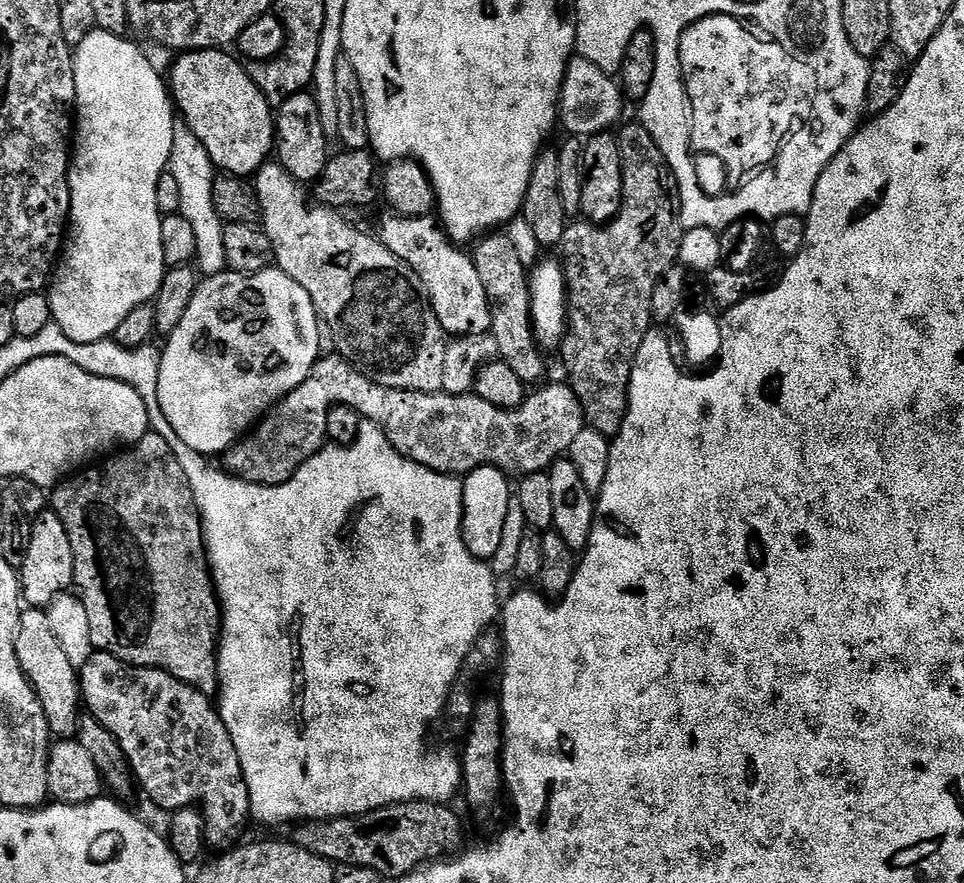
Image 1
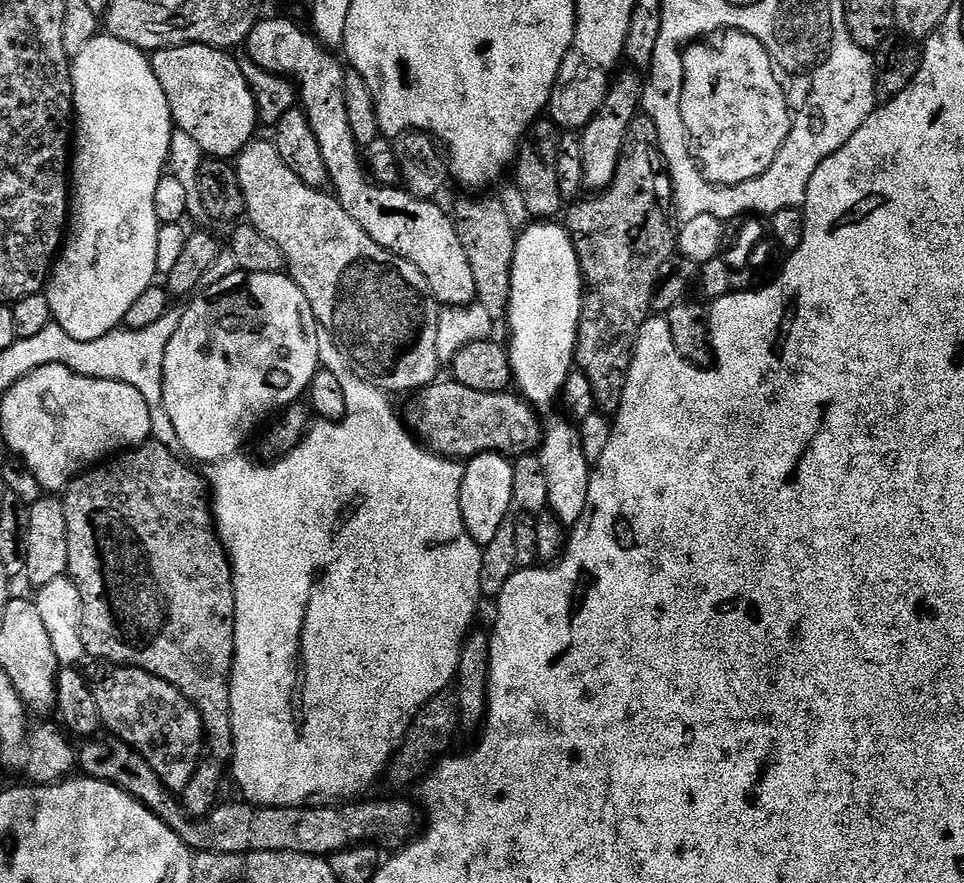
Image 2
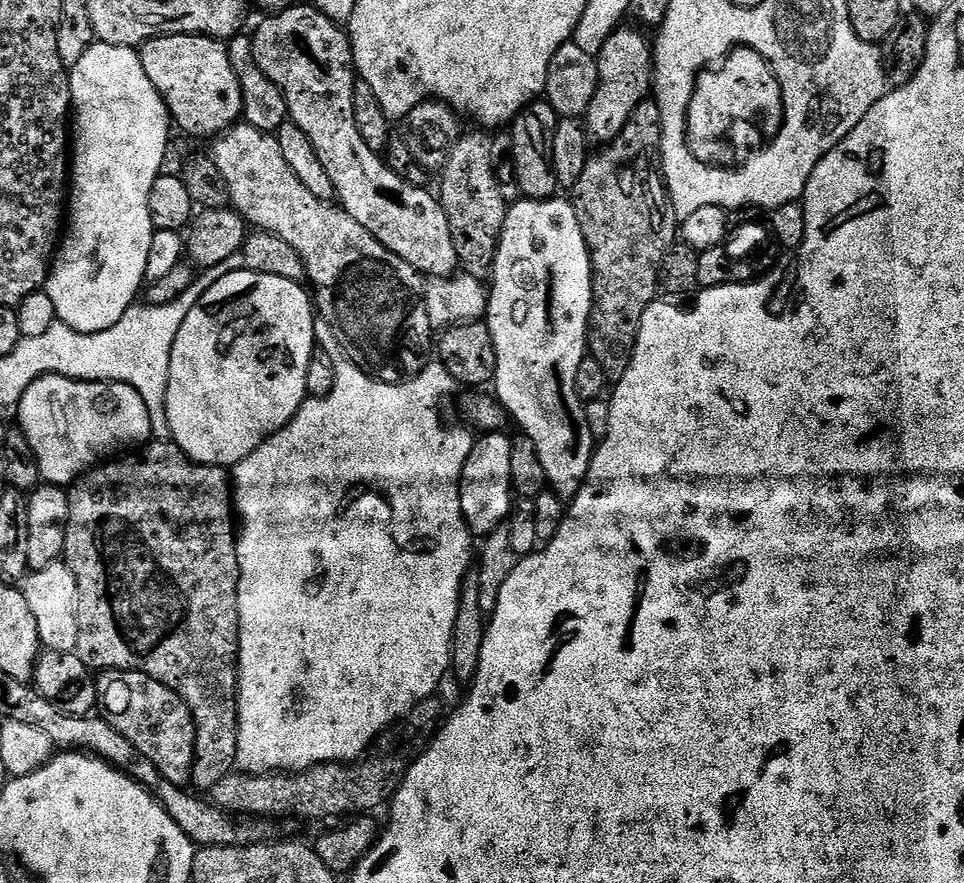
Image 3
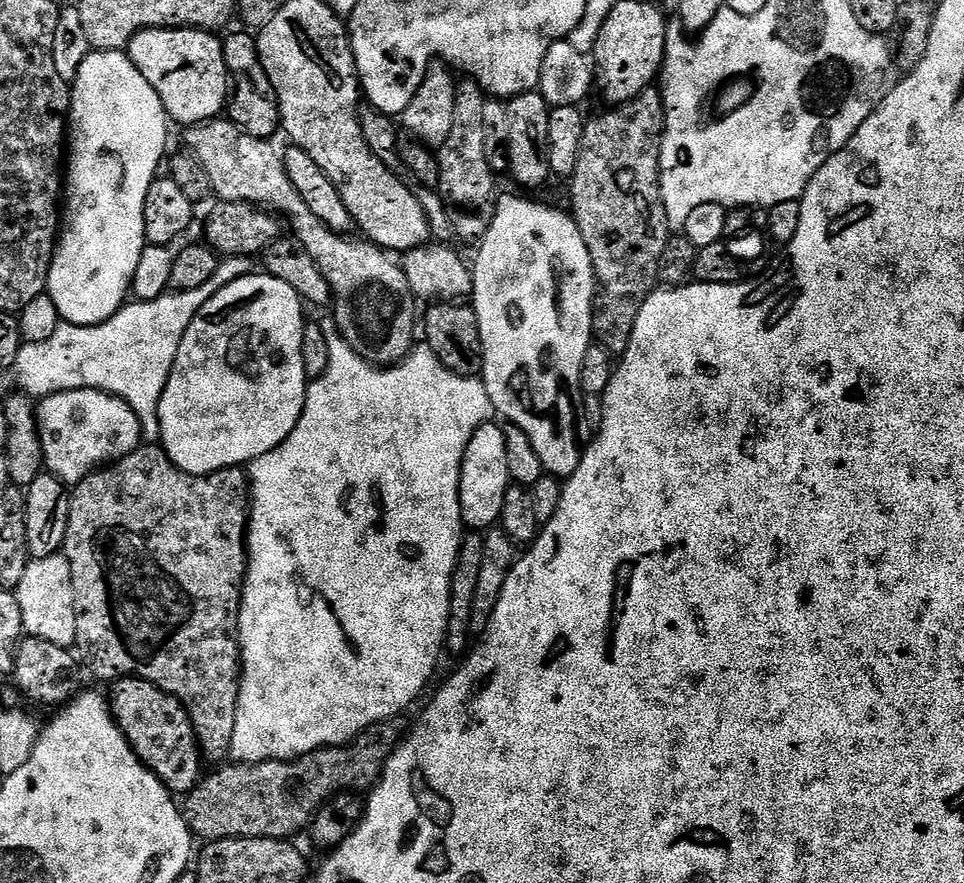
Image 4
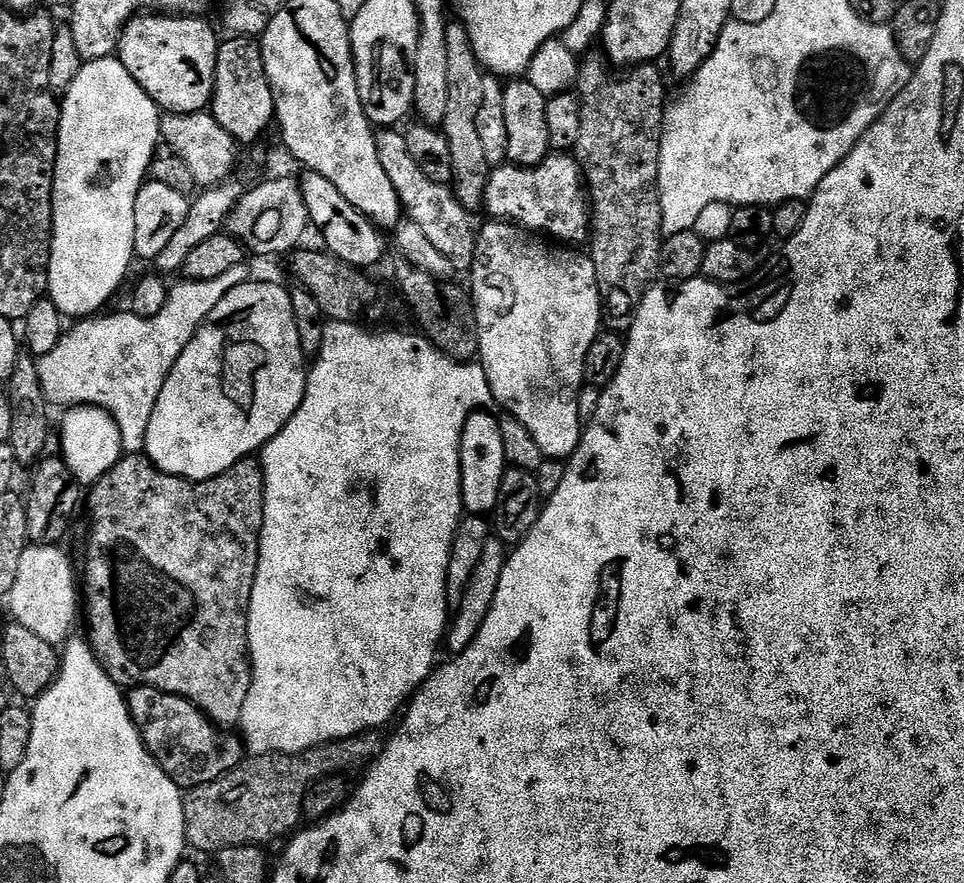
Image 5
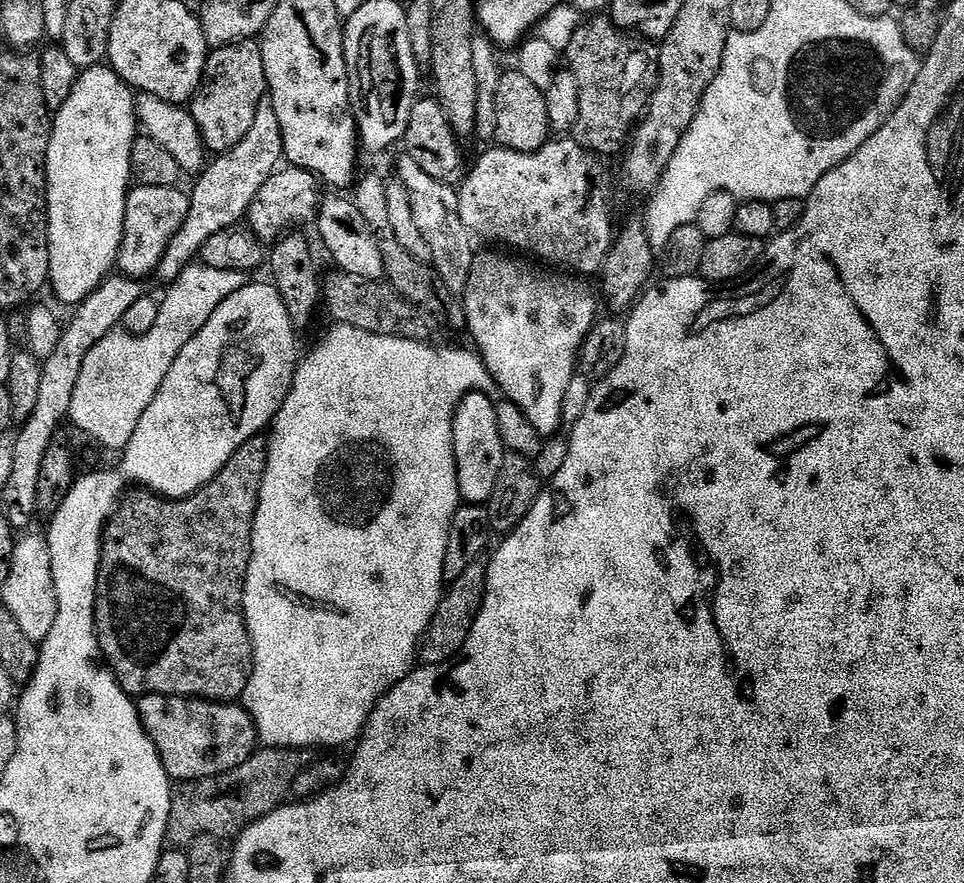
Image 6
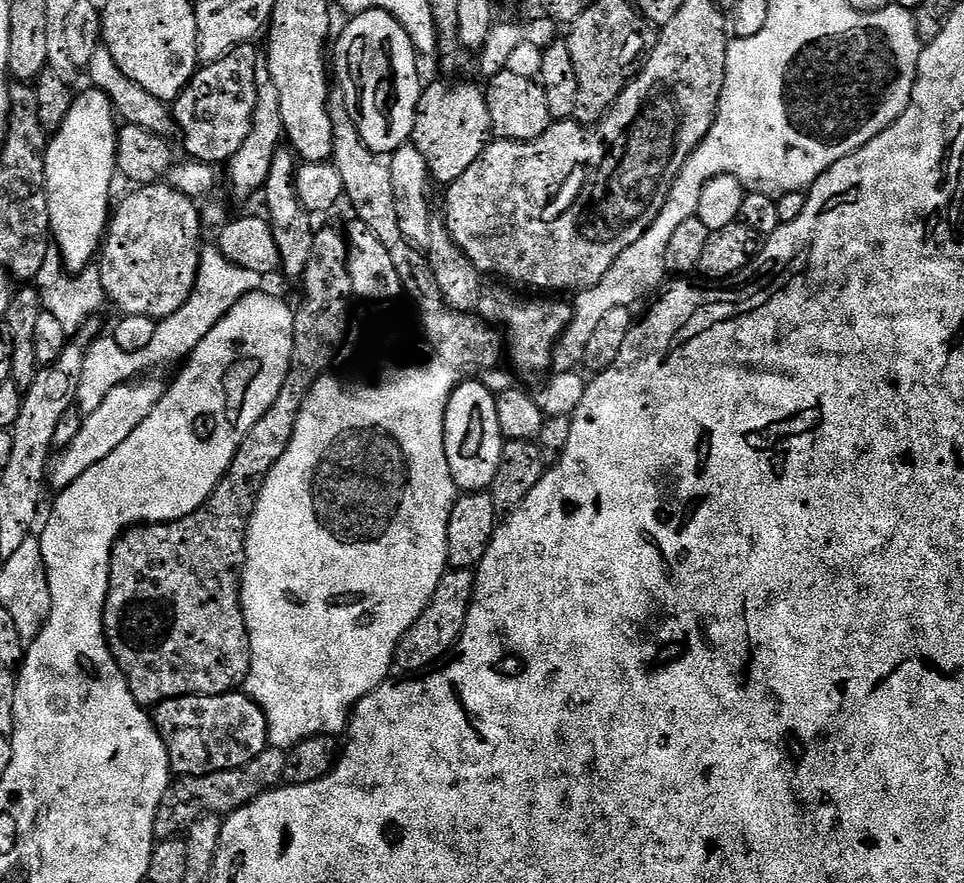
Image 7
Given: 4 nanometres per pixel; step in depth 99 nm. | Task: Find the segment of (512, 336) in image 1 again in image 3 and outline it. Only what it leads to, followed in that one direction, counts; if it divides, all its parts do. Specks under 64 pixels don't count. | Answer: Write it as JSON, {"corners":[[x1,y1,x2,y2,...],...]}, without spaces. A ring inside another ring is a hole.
{"corners":[[472,131,476,132,470,133,469,136,461,135,453,143,448,161,438,176,438,199,446,214,446,222,450,222,450,238,460,259,459,267,467,275,487,281,492,274,500,231,506,222,510,204,503,200,500,184,496,181,491,142,484,137,487,135,483,131]]}

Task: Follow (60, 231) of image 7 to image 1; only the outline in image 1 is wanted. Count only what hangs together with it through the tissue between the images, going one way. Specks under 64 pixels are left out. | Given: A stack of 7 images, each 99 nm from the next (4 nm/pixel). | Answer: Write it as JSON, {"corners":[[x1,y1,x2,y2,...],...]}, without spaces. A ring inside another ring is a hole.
{"corners":[[94,30,82,43,75,45,72,61,74,62,74,86,76,102,74,105,74,147,70,152,70,171,68,184,71,187,71,214,63,250,59,257,53,278,50,282,48,297,51,302,53,323,57,324,71,341,93,344,115,335,119,323,137,306,153,301,161,288,162,278,167,272,165,250,162,248,163,213,158,210,158,178,166,171,170,150,174,150,174,126,178,122,174,111,174,101,170,95,165,77,150,66,143,47,131,44,130,39,115,36,110,32]]}

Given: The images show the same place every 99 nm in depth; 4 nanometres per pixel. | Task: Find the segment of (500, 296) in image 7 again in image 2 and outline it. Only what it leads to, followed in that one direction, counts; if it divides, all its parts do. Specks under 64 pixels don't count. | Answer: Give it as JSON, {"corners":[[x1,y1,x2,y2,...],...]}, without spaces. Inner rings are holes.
{"corners":[[532,222,517,235,512,285,506,309,512,337,506,340,508,361,512,367,515,391,533,408,552,408,561,399,568,376,574,370,576,336,580,332,580,314,584,310,584,278,580,275,580,259,574,250,571,231,560,222],[552,416,549,420,543,421,538,455,542,467,546,469,546,479,550,485,550,502,548,503,550,511,564,525,574,526,583,518,588,505,593,465,586,458,586,450,582,450,579,427,571,419,568,420,563,420,560,416]]}

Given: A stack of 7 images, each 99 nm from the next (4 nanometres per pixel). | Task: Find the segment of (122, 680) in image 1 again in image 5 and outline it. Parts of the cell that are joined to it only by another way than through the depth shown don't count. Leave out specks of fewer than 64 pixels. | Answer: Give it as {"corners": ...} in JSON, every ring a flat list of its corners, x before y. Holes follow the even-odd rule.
{"corners":[[143,686,131,689,126,699,132,720,140,731,148,753,182,790,214,782,214,778,222,778,245,759,246,745,243,739,221,730,190,700]]}

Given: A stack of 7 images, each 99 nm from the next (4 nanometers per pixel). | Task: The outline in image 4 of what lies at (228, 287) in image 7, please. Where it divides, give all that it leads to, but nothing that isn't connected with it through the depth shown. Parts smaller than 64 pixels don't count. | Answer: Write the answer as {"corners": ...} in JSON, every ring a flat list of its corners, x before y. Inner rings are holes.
{"corners":[[248,256,227,257,221,261,213,277,198,290,167,292,158,299,125,303,108,321,98,325,61,322,46,342,24,343,18,350,15,387,33,398,83,388,115,393,123,396,136,411,145,433,159,433,157,397,140,396,140,392,159,394,164,391,178,346,198,310,230,282,251,275,255,271,254,264,255,261]]}

